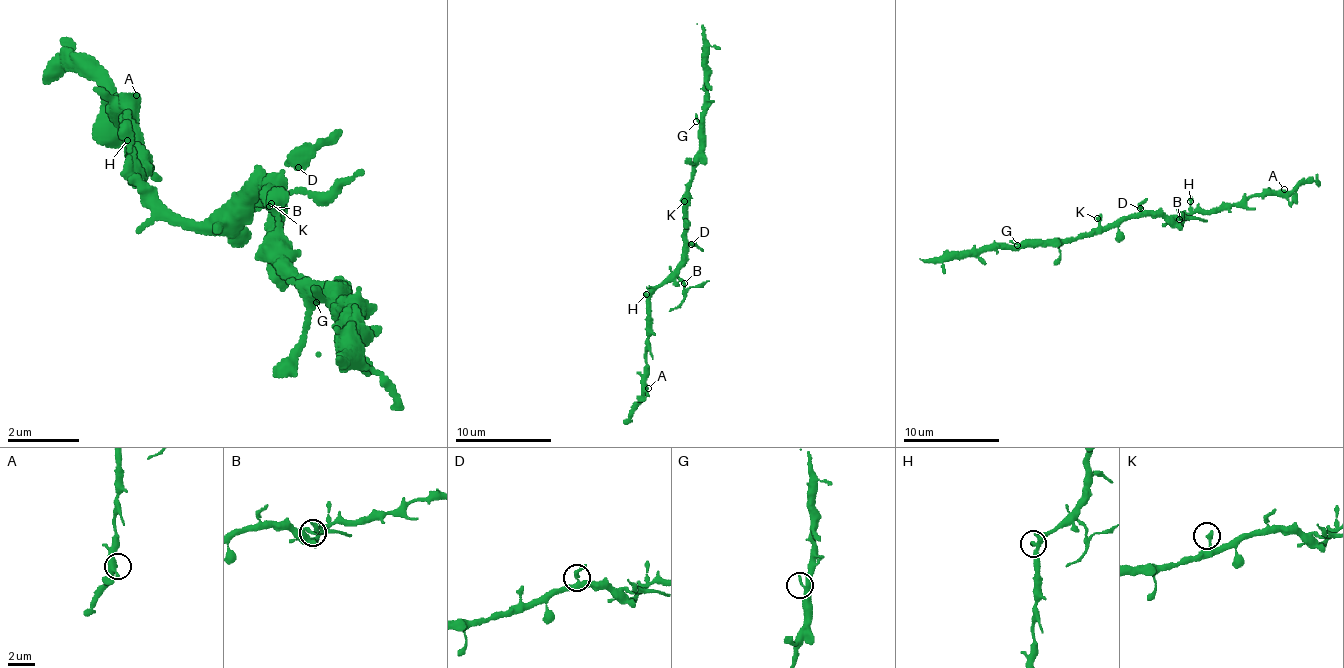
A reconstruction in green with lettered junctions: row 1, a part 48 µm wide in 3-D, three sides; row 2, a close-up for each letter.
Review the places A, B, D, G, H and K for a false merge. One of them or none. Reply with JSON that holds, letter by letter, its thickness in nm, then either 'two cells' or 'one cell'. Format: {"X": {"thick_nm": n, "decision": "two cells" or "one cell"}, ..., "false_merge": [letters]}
{"A": {"thick_nm": 380, "decision": "one cell"}, "B": {"thick_nm": 190, "decision": "two cells"}, "D": {"thick_nm": 280, "decision": "one cell"}, "G": {"thick_nm": 360, "decision": "one cell"}, "H": {"thick_nm": 280, "decision": "one cell"}, "K": {"thick_nm": 360, "decision": "one cell"}, "false_merge": ["B"]}

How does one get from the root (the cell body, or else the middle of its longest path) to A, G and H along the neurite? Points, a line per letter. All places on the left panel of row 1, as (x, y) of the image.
A: (271, 194), (235, 194), (217, 212), (181, 221), (136, 167), (136, 140), (127, 131), (127, 104), (136, 95)
G: (271, 194), (271, 239), (307, 275), (307, 284), (316, 284), (325, 293), (325, 302), (316, 302)
H: (271, 194), (235, 194), (217, 212), (208, 212), (199, 221), (181, 221), (127, 167), (127, 140)

